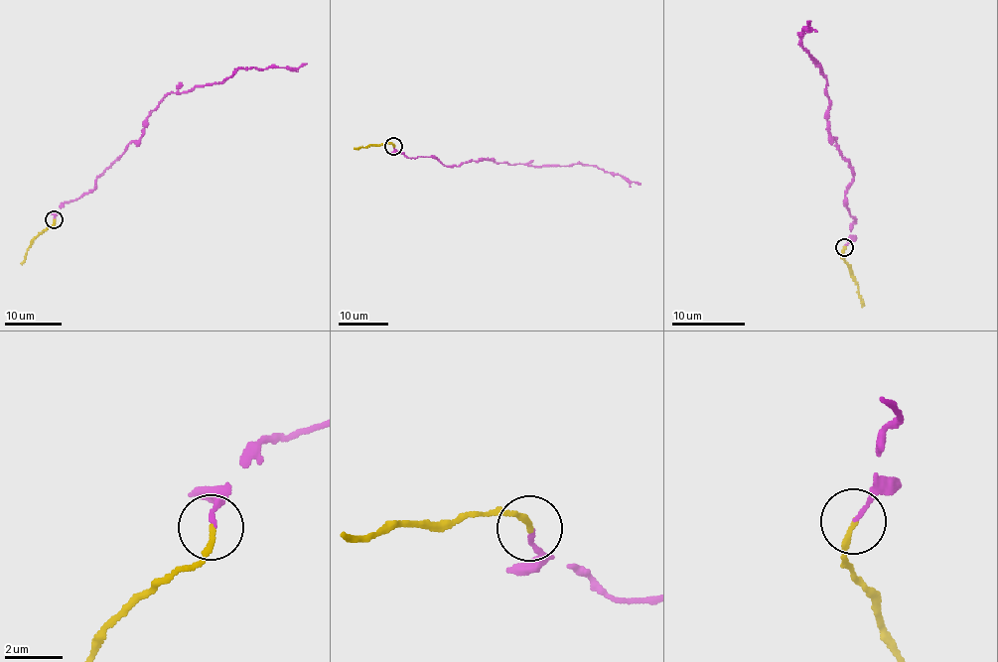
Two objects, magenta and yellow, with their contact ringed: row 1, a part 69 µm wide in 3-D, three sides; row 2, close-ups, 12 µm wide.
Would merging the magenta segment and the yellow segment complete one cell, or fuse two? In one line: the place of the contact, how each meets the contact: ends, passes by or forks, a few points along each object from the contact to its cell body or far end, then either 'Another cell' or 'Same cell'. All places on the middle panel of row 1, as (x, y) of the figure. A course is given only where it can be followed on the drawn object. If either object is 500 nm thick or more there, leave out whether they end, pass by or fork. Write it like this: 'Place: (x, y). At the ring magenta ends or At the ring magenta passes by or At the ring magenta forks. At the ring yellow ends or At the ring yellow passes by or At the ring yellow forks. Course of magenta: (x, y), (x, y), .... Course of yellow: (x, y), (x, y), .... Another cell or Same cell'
Place: (393, 146). At the ring magenta ends. At the ring yellow ends. Course of magenta: (393, 147), (408, 158), (434, 157), (448, 166), (486, 159), (536, 166), (596, 165), (641, 185). Course of yellow: (393, 145), (354, 148). Another cell

